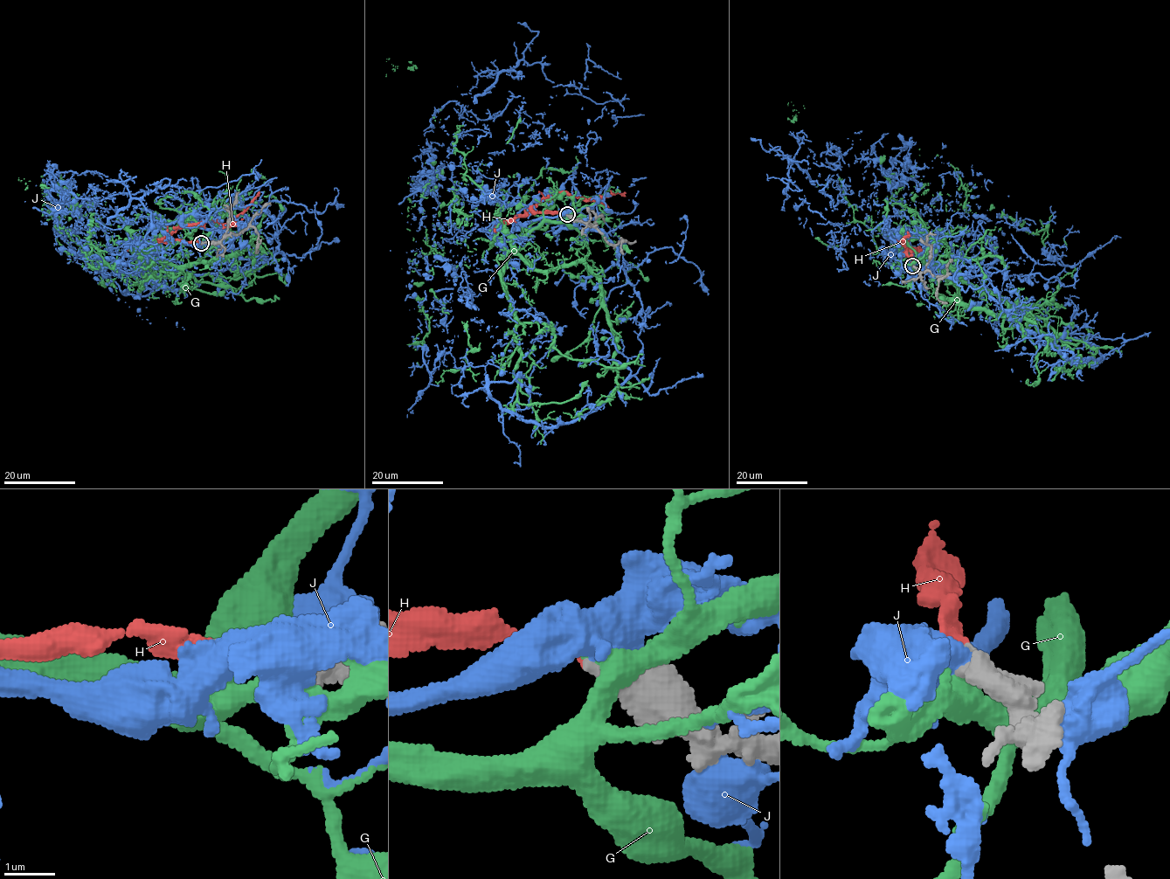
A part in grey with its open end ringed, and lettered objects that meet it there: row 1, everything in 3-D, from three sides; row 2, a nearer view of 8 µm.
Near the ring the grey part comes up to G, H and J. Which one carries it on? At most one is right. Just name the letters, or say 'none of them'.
H

